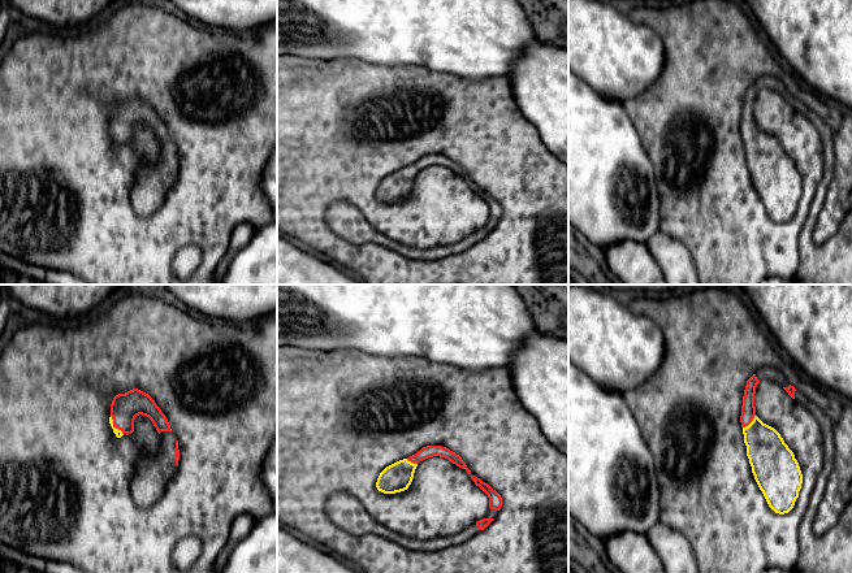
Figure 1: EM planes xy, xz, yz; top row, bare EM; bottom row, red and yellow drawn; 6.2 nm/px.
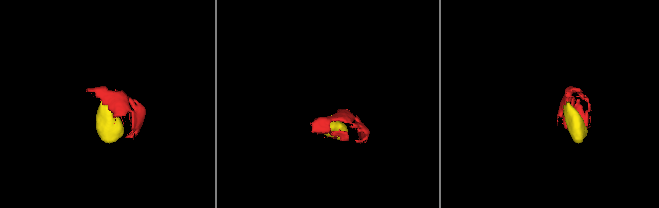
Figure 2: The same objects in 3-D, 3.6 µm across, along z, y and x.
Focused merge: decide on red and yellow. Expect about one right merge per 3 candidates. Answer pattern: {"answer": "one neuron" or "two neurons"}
{"answer": "one neuron"}

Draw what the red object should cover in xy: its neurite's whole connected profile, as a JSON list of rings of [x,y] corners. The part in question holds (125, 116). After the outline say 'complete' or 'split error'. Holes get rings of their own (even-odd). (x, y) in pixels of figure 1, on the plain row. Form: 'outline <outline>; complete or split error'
outline [[[138,97],[118,103],[112,109],[109,133],[116,146],[131,143],[139,123],[148,126],[159,142],[156,159],[139,166],[130,192],[134,212],[148,217],[164,204],[176,183],[180,159],[165,123],[148,103]]]; split error

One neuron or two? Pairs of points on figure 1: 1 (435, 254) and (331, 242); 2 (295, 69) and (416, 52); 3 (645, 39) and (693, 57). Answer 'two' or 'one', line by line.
1: two
2: two
3: two

